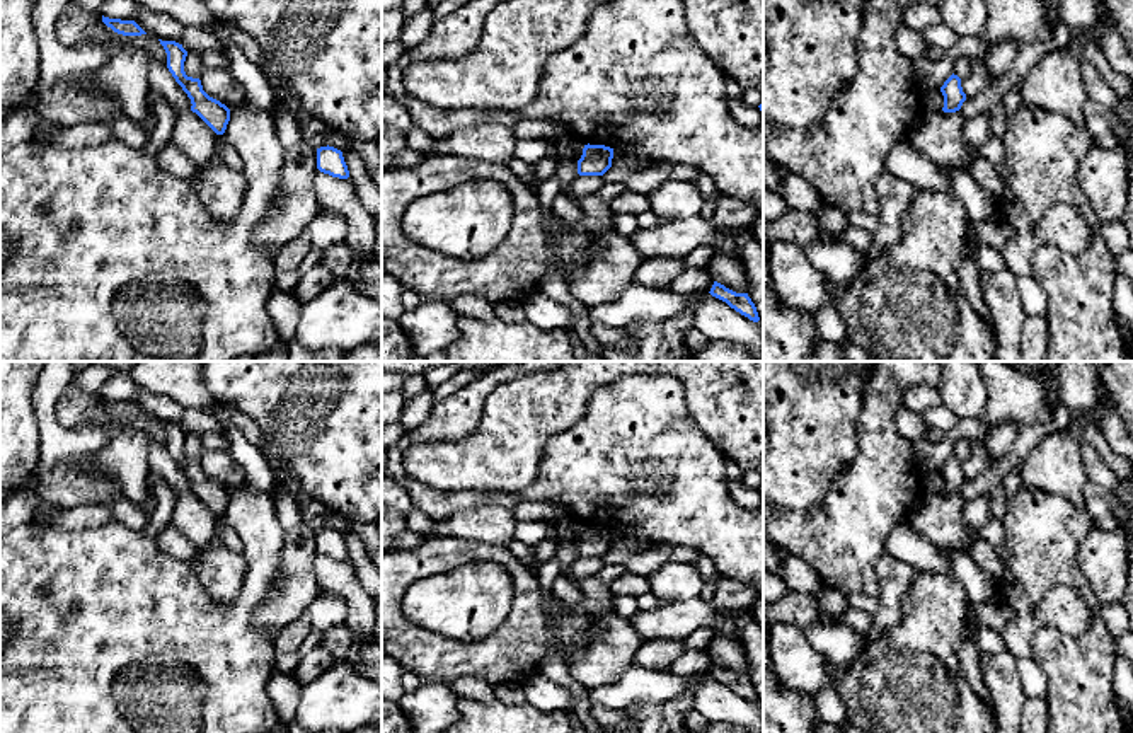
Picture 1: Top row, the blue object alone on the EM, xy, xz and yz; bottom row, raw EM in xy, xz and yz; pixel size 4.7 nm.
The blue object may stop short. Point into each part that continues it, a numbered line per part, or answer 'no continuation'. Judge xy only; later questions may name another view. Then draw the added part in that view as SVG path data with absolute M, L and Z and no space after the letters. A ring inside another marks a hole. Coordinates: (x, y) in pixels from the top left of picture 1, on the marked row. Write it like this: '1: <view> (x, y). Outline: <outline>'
no continuation

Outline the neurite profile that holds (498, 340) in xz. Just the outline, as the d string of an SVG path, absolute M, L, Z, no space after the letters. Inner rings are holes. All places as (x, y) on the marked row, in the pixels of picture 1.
M465 315L457 327L458 338L441 353L445 361L578 361L566 329Z

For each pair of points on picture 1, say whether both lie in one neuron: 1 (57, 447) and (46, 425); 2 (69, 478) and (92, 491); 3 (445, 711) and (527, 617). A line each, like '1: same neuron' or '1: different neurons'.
1: same neuron
2: same neuron
3: different neurons

